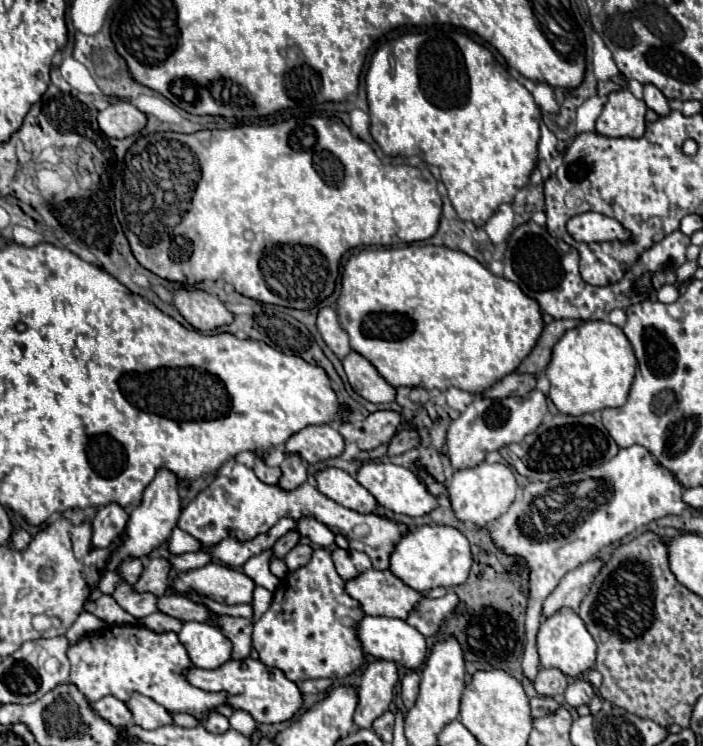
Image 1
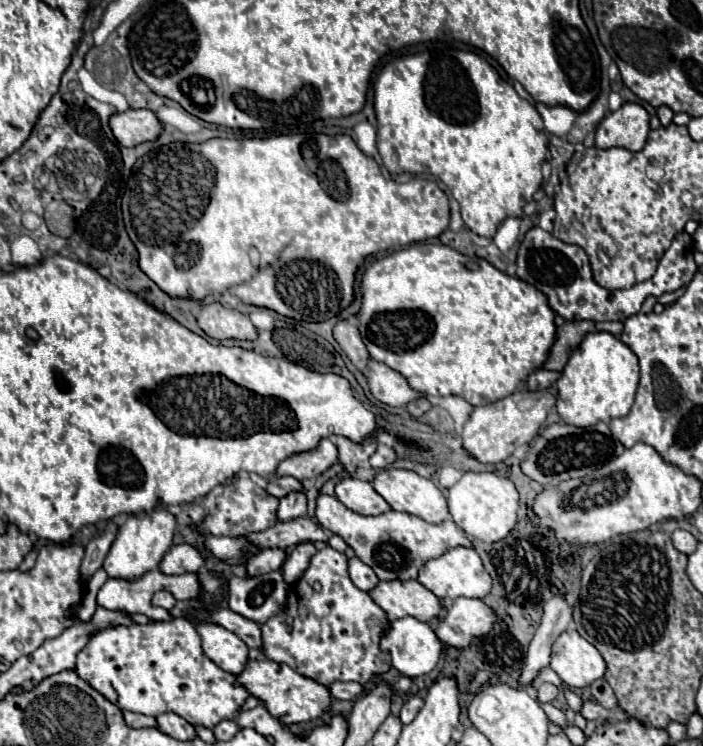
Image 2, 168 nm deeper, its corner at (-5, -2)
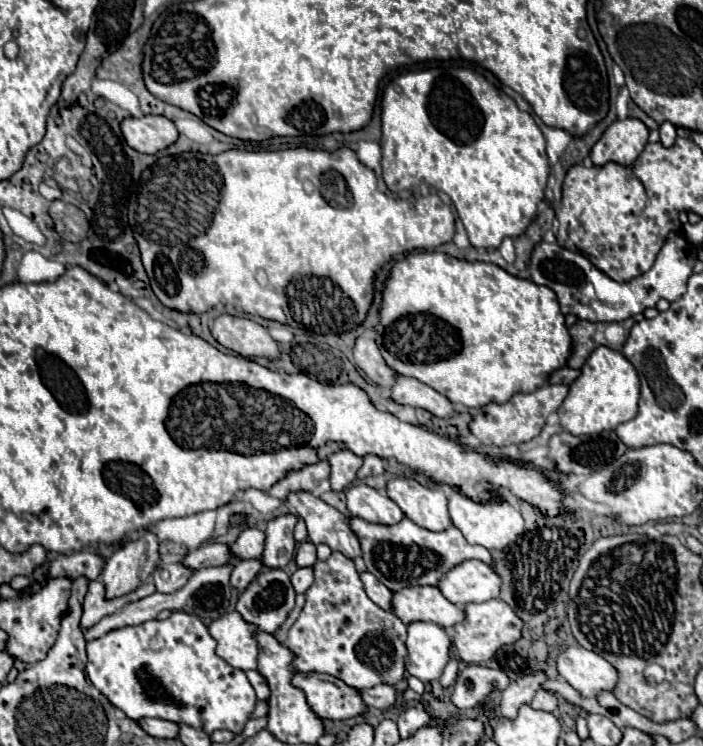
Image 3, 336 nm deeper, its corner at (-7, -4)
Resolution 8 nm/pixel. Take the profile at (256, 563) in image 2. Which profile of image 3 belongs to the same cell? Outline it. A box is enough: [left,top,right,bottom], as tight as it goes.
[231,560,261,592]

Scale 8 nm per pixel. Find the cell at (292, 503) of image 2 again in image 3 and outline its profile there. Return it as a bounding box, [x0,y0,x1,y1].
[261,514,297,568]

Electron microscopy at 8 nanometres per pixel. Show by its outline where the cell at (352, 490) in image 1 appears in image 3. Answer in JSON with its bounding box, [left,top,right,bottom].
[347,484,405,524]

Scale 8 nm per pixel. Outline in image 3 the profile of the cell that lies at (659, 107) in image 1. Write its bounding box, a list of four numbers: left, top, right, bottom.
[659,122,677,148]

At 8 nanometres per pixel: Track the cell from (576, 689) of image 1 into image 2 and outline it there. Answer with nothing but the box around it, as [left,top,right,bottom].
[581,700,607,720]

